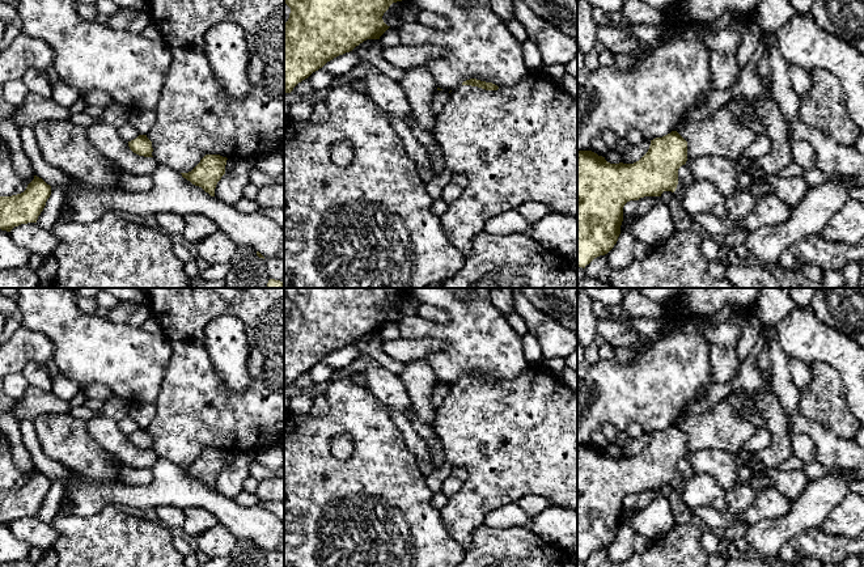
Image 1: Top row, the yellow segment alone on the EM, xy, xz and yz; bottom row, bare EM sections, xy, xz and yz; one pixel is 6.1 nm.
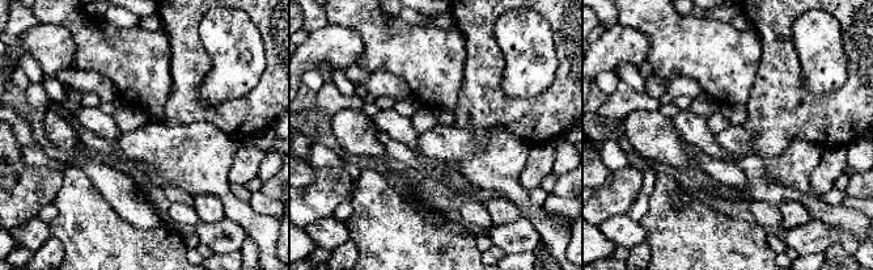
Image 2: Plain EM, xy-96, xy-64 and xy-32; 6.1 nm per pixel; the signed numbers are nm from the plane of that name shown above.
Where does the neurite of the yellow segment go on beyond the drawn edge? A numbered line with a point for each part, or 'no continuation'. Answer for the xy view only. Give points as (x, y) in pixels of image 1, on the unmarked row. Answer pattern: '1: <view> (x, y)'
no continuation

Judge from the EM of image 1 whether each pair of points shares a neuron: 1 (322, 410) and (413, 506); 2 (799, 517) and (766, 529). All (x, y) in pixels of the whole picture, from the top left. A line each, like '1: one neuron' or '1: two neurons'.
1: two neurons
2: one neuron

